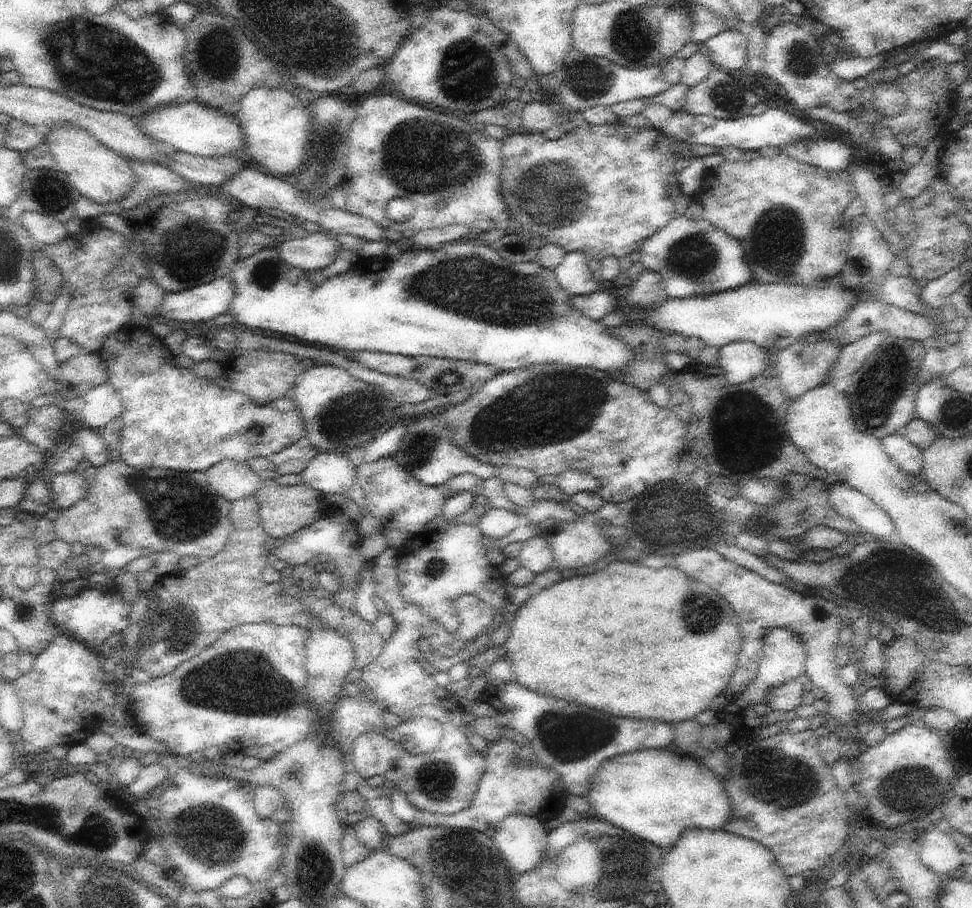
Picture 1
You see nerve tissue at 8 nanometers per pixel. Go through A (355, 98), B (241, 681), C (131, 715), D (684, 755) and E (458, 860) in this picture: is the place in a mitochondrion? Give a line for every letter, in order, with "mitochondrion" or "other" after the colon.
A: other
B: mitochondrion
C: other
D: other
E: mitochondrion

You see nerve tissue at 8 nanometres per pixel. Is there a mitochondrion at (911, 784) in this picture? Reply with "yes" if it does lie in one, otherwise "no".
yes

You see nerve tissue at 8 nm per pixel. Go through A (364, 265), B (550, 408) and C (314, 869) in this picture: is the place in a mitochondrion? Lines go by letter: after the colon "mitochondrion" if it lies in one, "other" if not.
A: other
B: mitochondrion
C: mitochondrion

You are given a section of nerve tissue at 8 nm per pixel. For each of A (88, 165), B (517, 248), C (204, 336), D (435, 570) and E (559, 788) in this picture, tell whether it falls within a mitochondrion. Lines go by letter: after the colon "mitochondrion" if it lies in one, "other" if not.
A: other
B: mitochondrion
C: other
D: mitochondrion
E: other

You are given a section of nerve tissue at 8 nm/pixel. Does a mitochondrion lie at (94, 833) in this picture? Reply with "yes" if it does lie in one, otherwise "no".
yes

